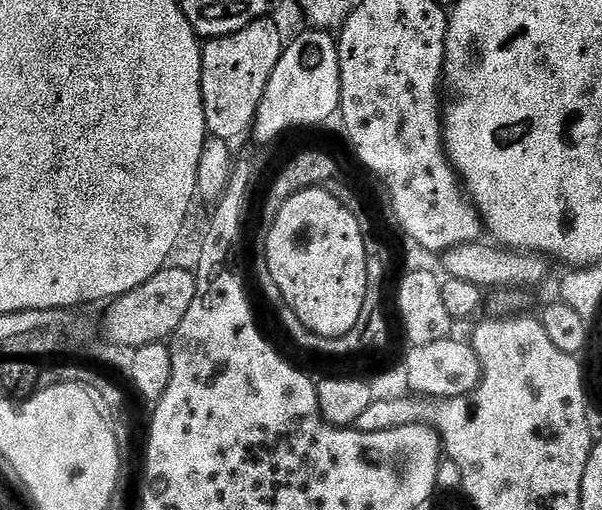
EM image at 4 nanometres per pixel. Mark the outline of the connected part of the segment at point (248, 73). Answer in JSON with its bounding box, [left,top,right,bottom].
[202,18,286,142]

